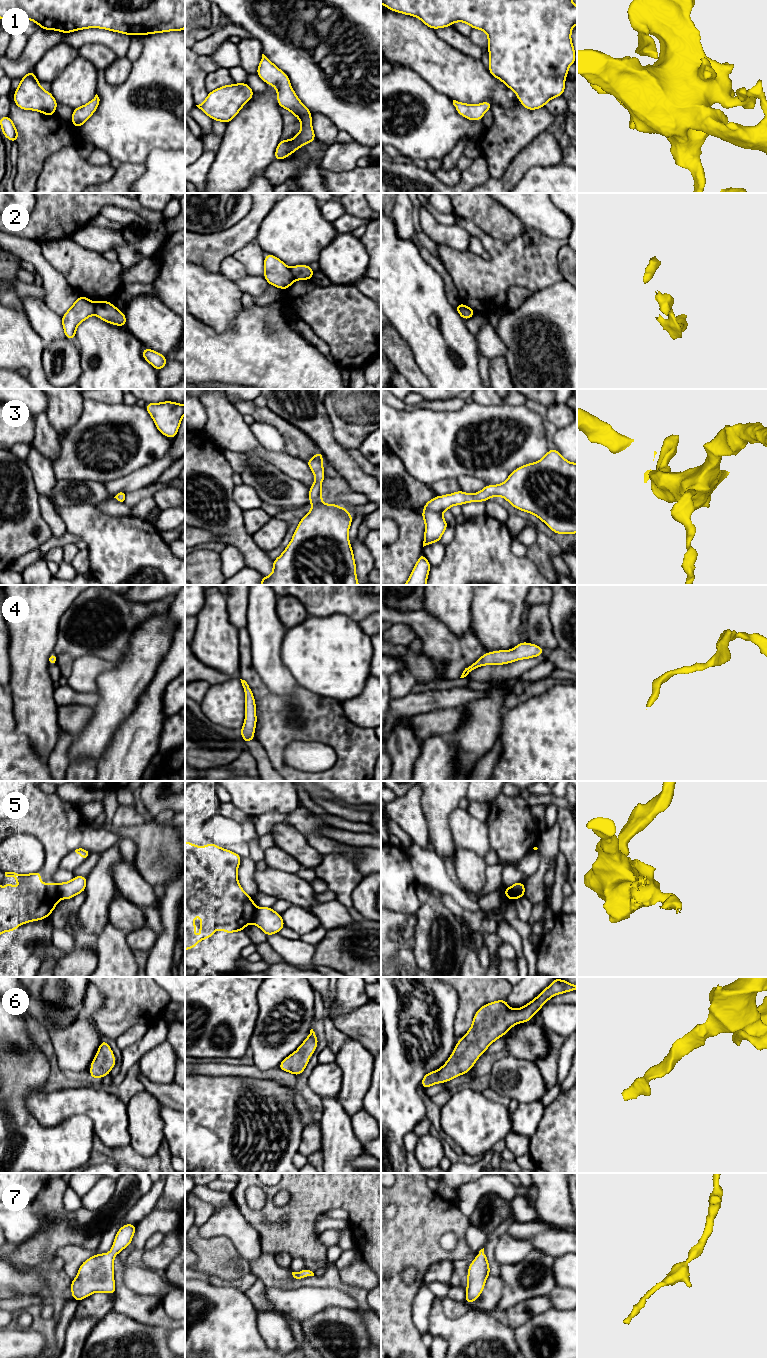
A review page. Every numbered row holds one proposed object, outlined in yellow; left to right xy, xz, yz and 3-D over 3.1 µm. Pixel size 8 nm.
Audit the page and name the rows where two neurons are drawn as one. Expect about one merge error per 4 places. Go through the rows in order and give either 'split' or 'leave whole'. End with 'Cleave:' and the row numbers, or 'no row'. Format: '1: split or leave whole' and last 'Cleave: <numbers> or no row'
1: leave whole
2: split
3: leave whole
4: leave whole
5: split
6: leave whole
7: leave whole
Cleave: 2, 5

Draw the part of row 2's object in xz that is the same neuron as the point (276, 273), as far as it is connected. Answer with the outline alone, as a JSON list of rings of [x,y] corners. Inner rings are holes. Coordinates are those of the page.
[[[267,253],[267,256],[264,257],[264,267],[263,277],[270,285],[277,288],[288,289],[295,280],[290,268],[270,253]]]

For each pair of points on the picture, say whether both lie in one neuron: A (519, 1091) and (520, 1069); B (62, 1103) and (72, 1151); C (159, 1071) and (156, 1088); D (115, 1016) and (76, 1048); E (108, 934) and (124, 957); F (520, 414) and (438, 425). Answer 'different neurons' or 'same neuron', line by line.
A: same neuron
B: different neurons
C: different neurons
D: different neurons
E: same neuron
F: same neuron

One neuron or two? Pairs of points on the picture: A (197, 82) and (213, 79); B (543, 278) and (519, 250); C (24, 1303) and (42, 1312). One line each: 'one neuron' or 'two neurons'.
A: two neurons
B: one neuron
C: two neurons

